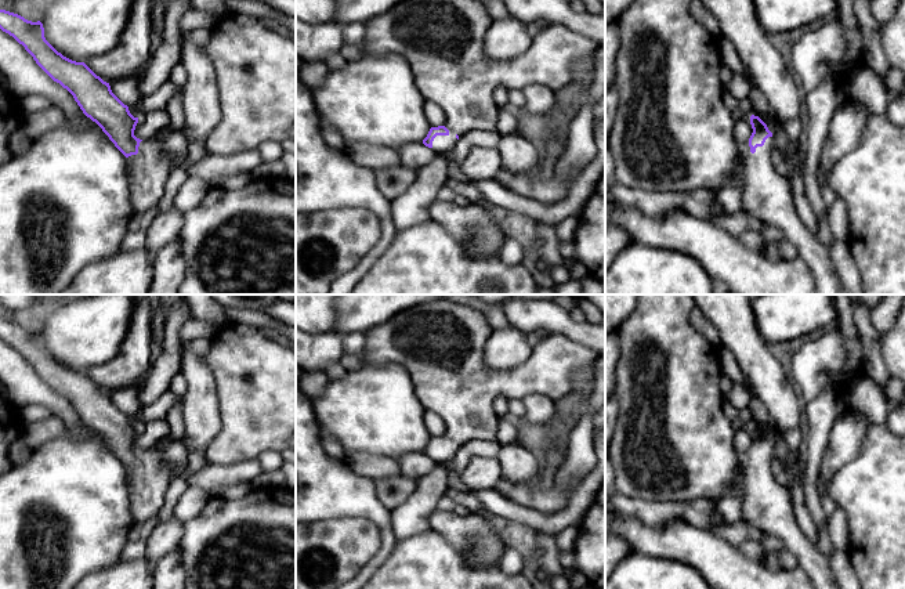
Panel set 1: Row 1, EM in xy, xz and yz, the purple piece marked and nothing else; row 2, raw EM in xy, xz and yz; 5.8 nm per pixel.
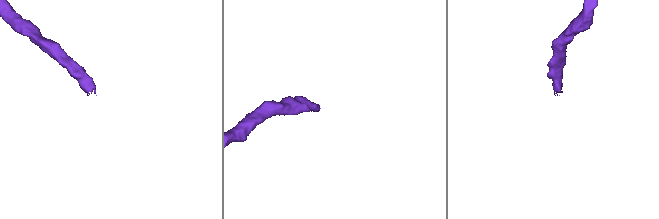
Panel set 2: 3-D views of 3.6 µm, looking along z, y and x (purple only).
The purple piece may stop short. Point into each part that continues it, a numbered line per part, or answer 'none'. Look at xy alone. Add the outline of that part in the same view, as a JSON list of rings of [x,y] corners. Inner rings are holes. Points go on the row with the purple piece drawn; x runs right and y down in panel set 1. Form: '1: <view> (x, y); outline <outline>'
1: xy (148, 172); outline [[[162,129],[142,140],[138,153],[127,159],[130,202],[134,214],[155,209],[166,192],[166,183],[177,162],[187,153],[188,140],[182,131]]]

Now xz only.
1: xz (442, 40); outline [[[405,0],[365,22],[361,48],[373,54],[403,57],[426,100],[442,108],[444,126],[449,134],[434,138],[431,149],[435,153],[453,149],[457,140],[471,130],[496,130],[499,106],[495,91],[499,87],[522,90],[531,83],[542,83],[557,91],[569,84],[572,65],[589,58],[598,48],[591,39],[561,24],[551,24],[517,58],[495,61],[484,54],[485,35],[492,24],[493,19],[481,0]]]

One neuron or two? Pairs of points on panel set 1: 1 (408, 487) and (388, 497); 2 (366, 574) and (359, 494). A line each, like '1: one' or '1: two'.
1: one
2: one

